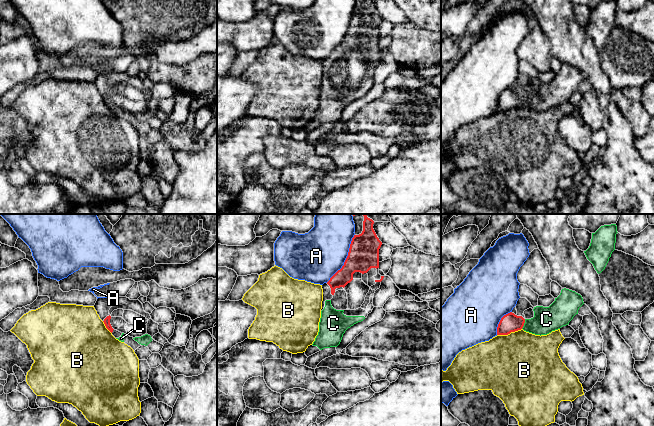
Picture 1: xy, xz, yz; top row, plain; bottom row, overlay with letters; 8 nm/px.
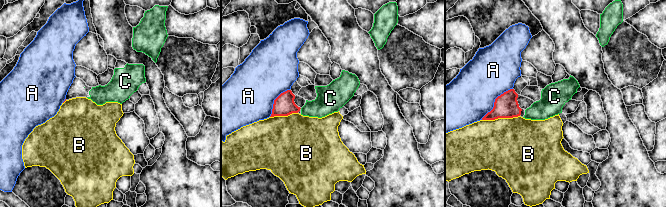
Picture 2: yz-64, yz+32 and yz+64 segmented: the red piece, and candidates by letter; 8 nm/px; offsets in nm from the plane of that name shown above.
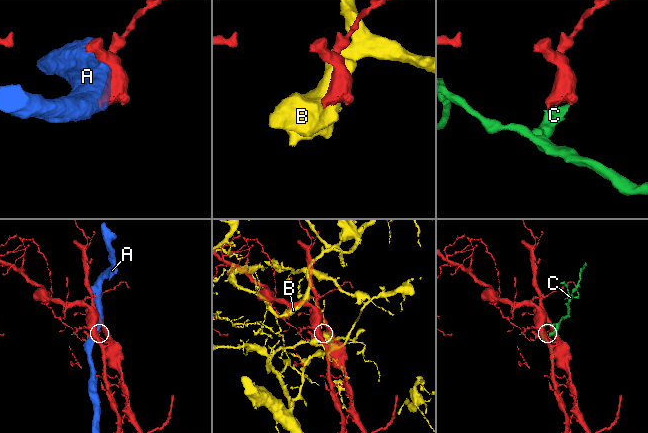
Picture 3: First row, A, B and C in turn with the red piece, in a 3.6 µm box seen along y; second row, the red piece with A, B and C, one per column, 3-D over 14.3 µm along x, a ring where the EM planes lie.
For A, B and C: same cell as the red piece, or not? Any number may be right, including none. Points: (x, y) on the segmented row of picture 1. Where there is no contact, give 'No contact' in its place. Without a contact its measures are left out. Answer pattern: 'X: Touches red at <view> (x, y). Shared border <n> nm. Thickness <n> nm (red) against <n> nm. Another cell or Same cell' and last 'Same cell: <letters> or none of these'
A: Touches red at xz (346, 258). Shared border 460 nm. Thickness 240 nm (red) against 400 nm. Another cell
B: Touches red at yz (509, 333). Shared border 200 nm. Thickness 150 nm (red) against 500 nm. Another cell
C: Touches red at yz (523, 324). Shared border 90 nm. Thickness 150 nm (red) against 200 nm. Same cell
Same cell: C

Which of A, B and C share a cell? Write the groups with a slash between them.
A / B / C

